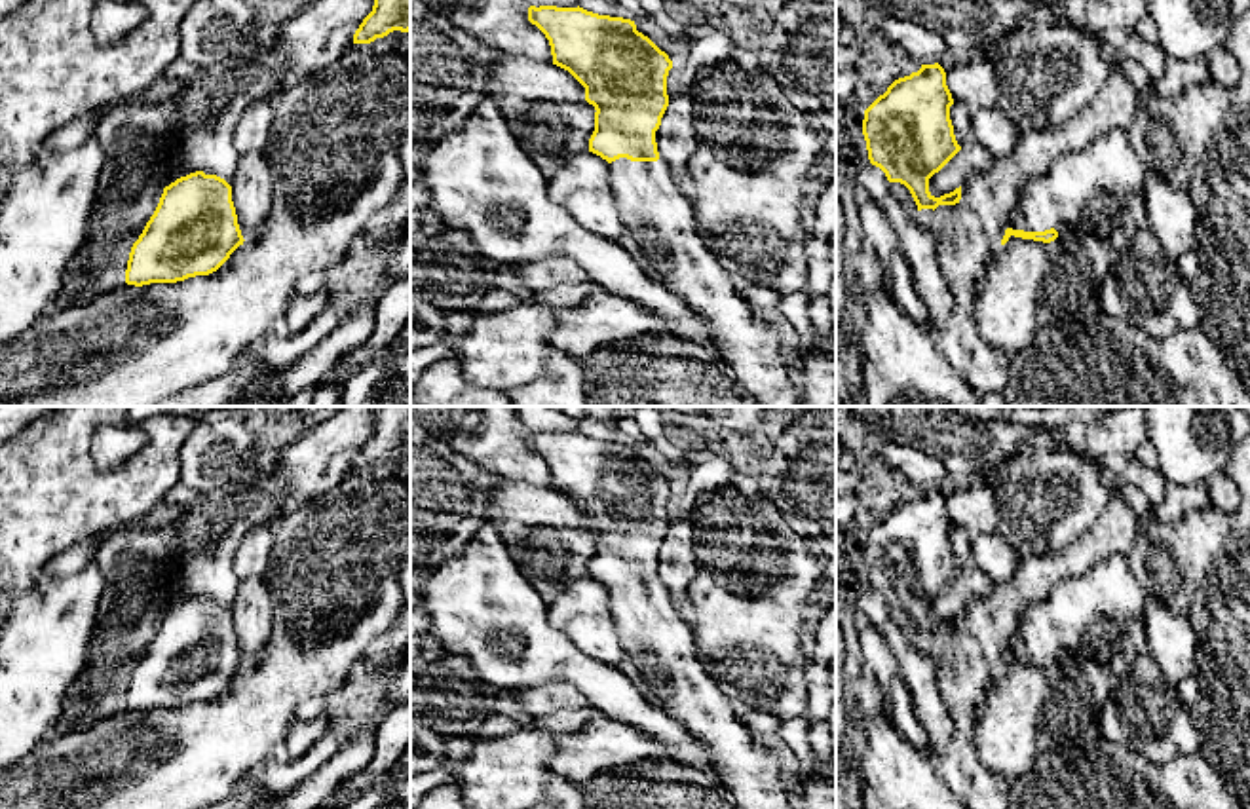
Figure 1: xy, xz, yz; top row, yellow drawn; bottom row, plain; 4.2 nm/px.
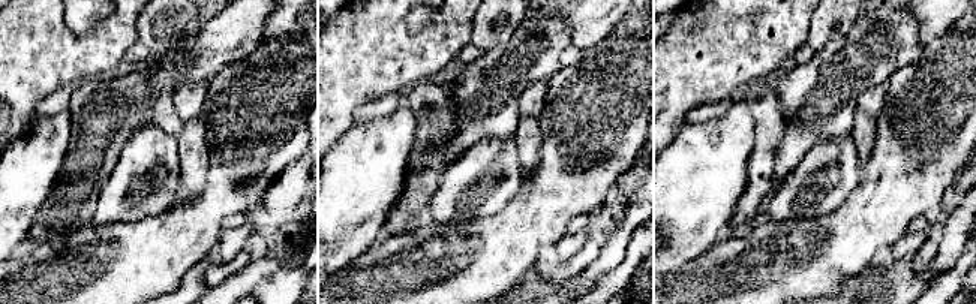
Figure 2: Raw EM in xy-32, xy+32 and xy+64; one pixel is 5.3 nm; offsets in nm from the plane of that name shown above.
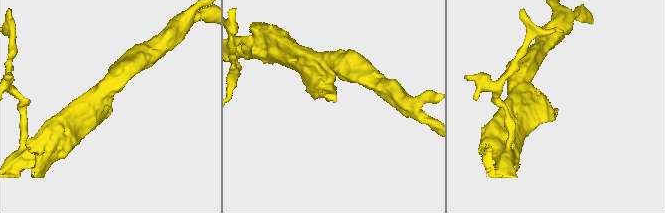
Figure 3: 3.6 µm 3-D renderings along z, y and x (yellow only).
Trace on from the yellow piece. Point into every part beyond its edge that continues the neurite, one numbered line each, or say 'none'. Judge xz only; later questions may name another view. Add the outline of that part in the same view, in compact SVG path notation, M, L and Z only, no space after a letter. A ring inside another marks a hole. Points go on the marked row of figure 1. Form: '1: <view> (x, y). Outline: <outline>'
1: xz (662, 236). Outline: M619 158L608 179L625 234L619 245L644 273L703 315L716 355L762 406L800 406L802 391L790 380L790 363L771 325L754 313L707 247L688 190L657 161Z

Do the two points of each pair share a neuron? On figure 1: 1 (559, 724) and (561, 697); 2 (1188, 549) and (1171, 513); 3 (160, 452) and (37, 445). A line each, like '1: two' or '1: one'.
1: two
2: two
3: one

